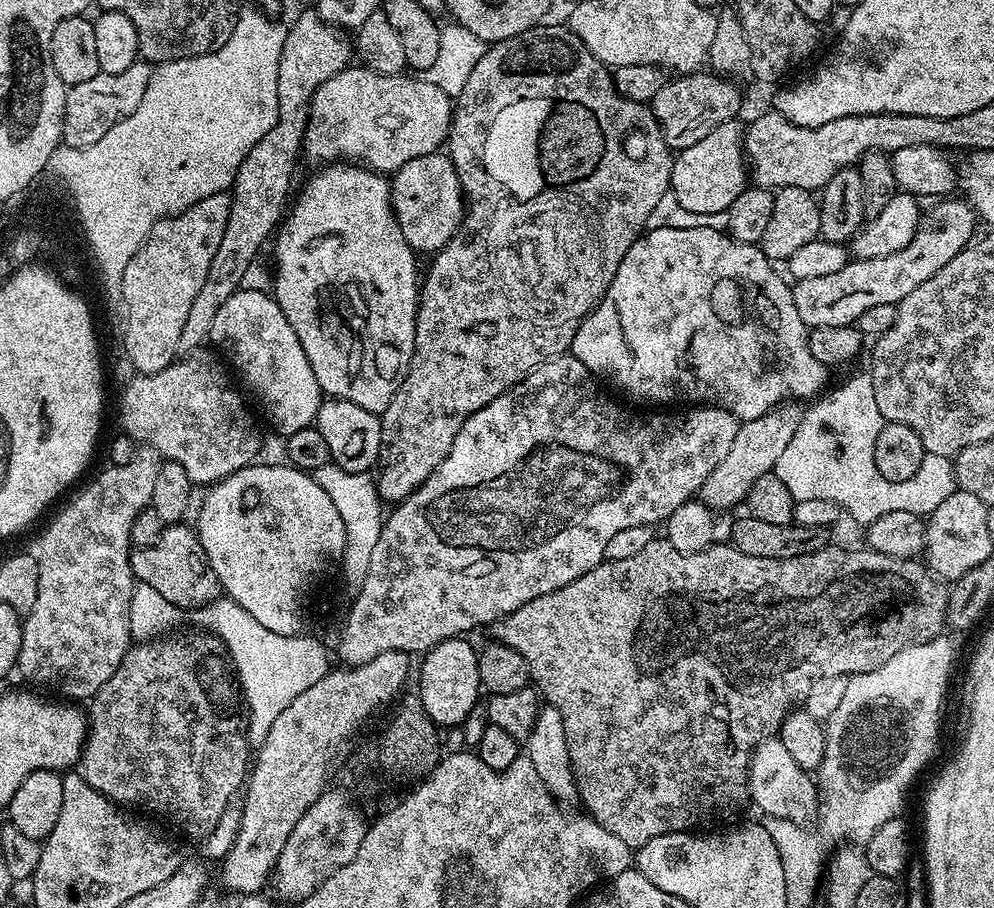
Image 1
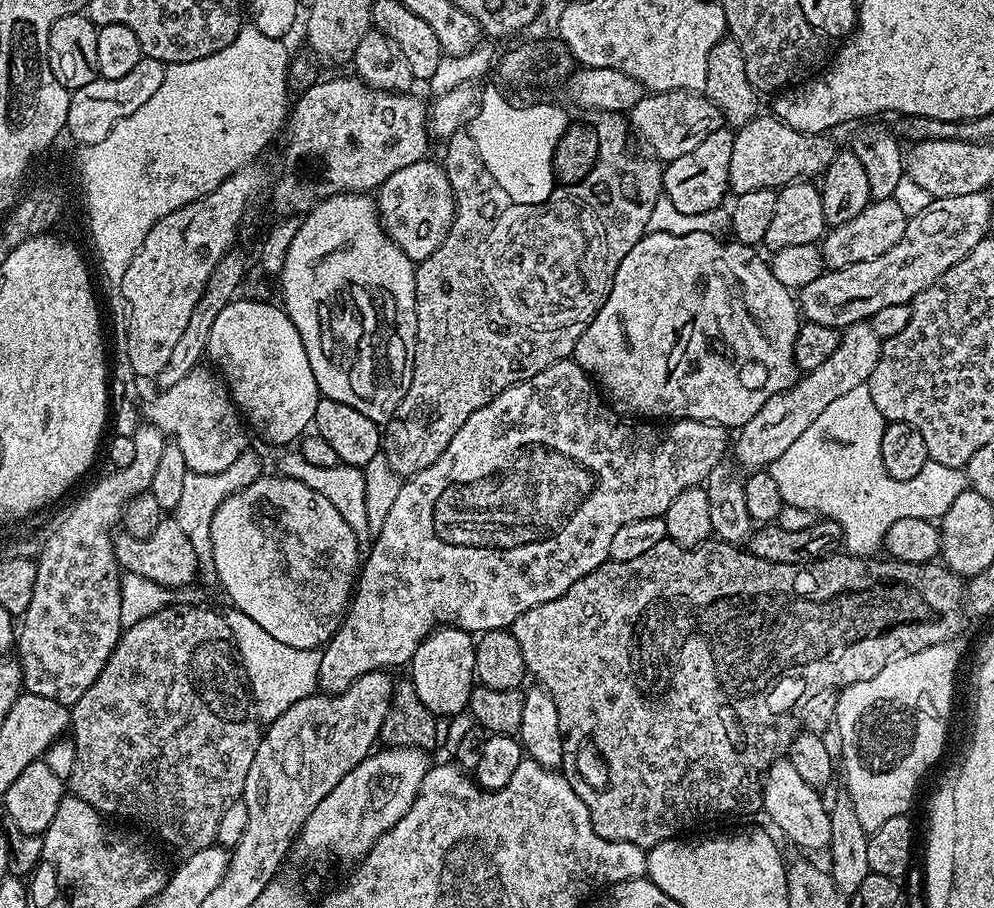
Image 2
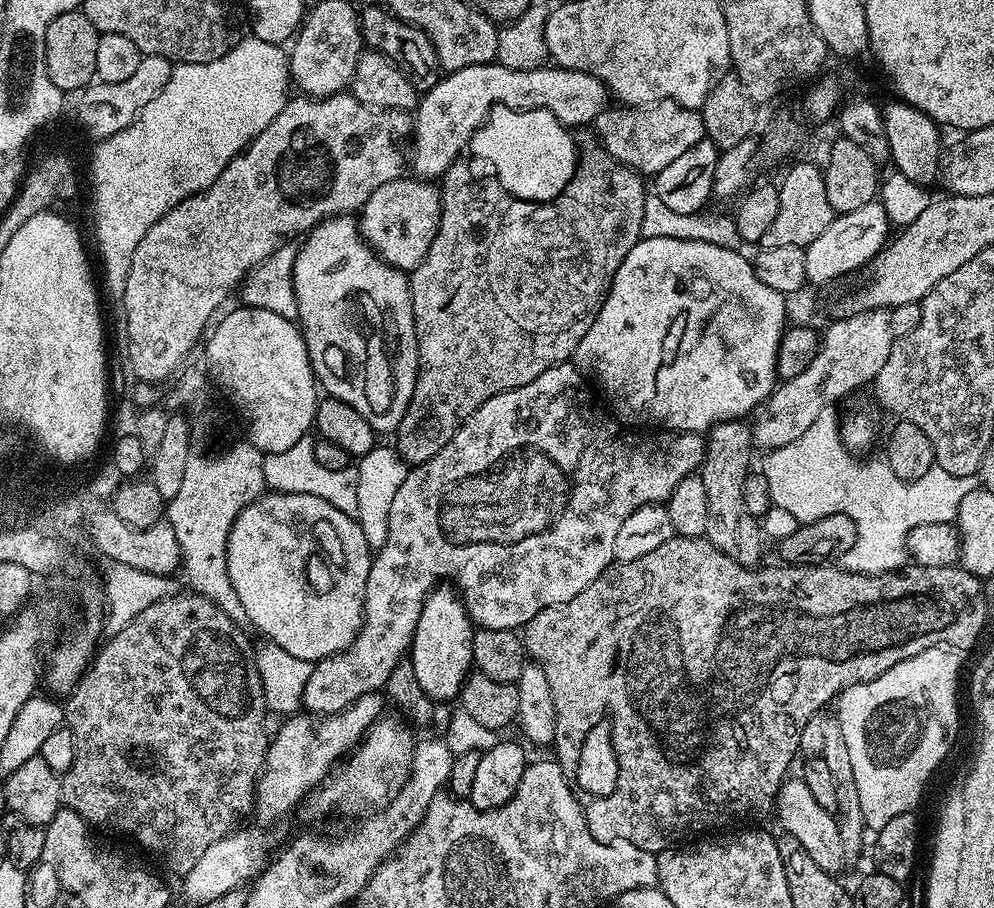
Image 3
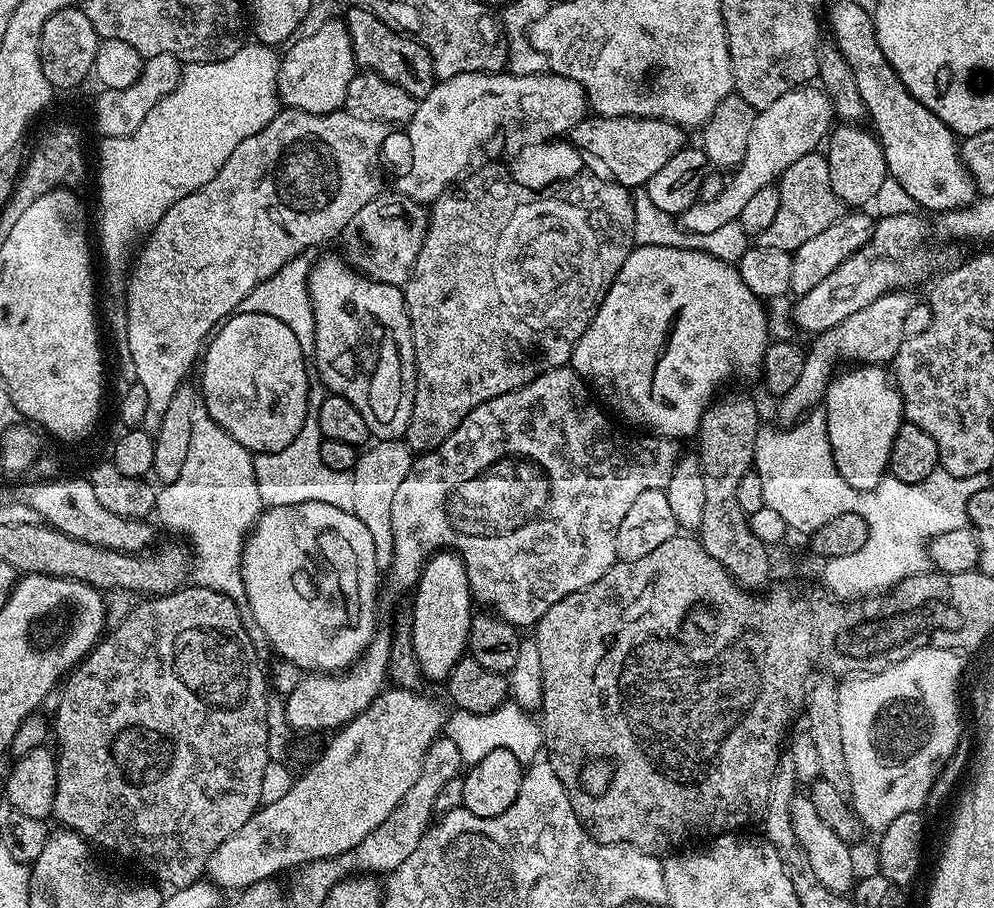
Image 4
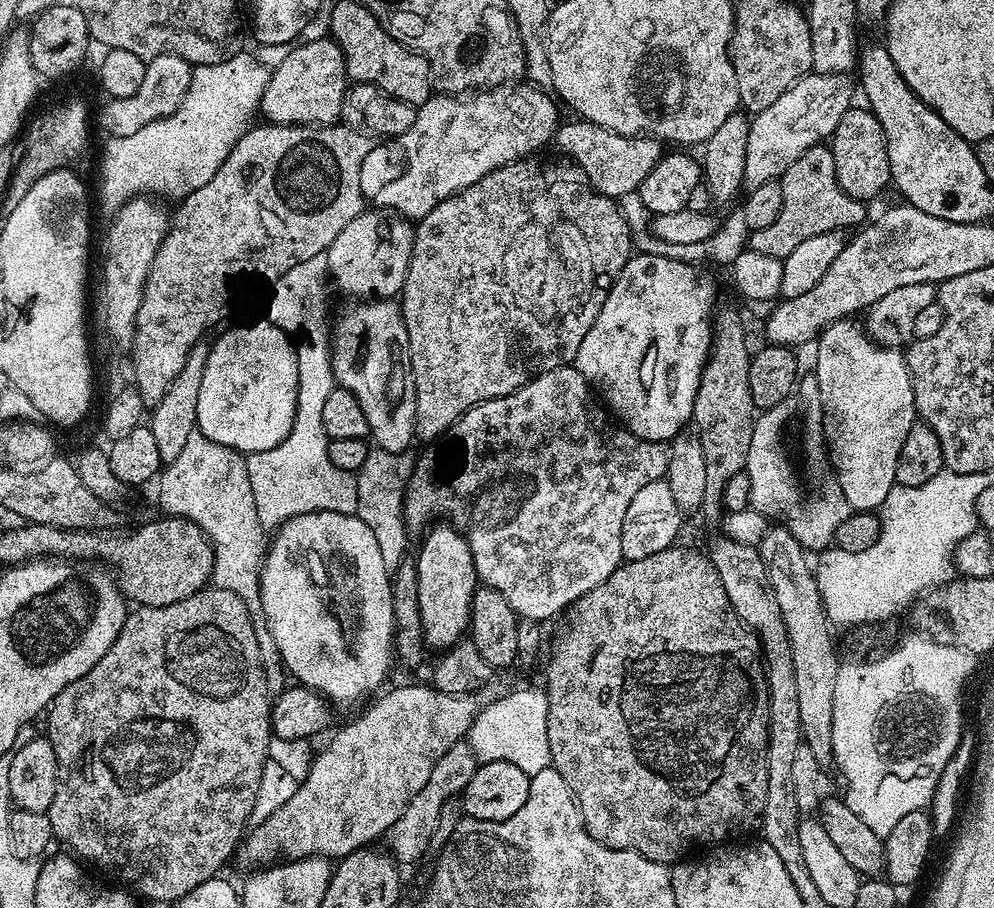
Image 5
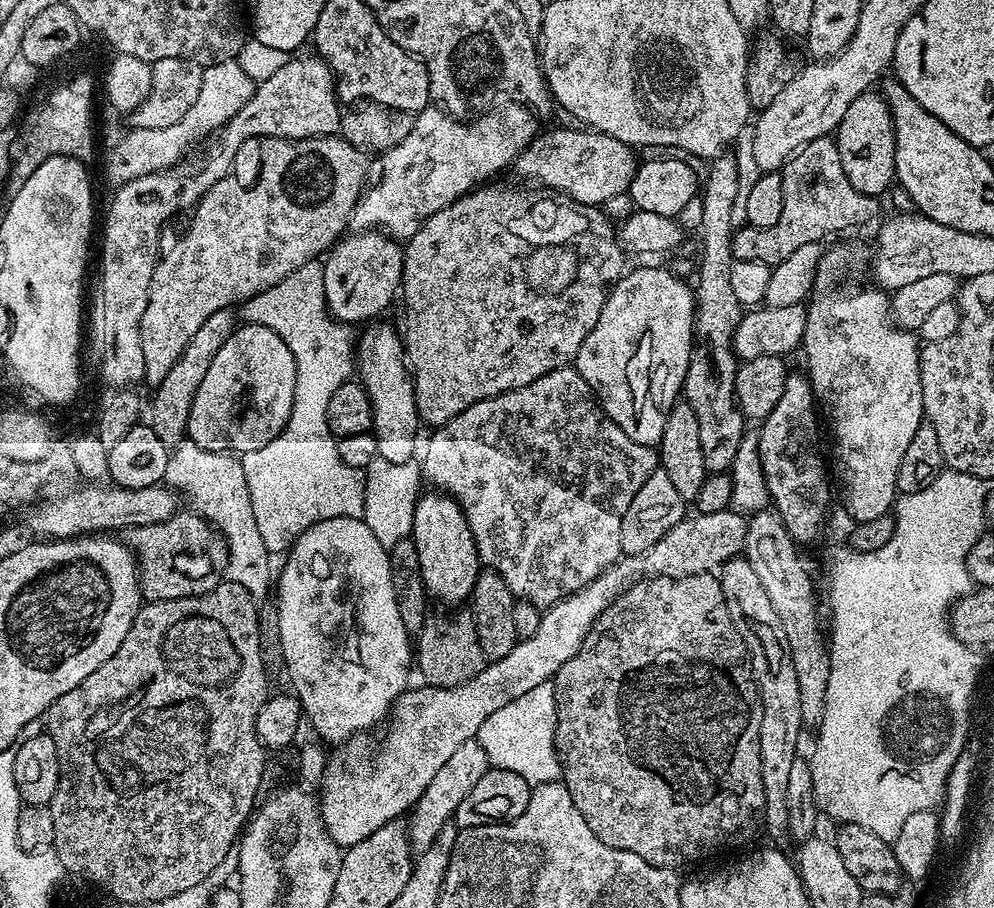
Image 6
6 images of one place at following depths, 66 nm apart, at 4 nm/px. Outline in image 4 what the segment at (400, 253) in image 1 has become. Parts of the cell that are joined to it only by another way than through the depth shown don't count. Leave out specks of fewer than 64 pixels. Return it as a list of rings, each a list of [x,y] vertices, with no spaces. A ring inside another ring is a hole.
[[[343,255],[340,256],[316,256],[310,274],[308,275],[308,293],[312,299],[312,309],[316,319],[316,368],[324,379],[327,391],[333,396],[346,398],[366,418],[366,426],[373,437],[379,438],[384,429],[384,424],[408,424],[410,422],[410,410],[414,410],[414,390],[416,389],[416,355],[414,354],[414,342],[412,341],[412,327],[406,310],[403,291],[394,284],[380,284],[371,280],[369,276],[361,274],[353,265],[349,264]]]

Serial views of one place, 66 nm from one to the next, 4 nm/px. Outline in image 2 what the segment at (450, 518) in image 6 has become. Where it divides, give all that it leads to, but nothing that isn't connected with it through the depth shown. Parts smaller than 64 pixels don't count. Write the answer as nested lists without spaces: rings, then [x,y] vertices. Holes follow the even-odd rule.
[[[440,626],[433,630],[418,646],[418,650],[414,650],[410,661],[410,679],[414,690],[418,690],[418,698],[422,698],[422,706],[429,708],[438,718],[461,715],[467,709],[476,680],[475,653],[473,633],[451,626]]]

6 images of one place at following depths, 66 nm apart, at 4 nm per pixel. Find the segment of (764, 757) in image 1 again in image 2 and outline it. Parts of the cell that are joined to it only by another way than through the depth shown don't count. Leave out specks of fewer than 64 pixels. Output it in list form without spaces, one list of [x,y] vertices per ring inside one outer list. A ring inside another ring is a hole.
[[[787,758],[775,760],[764,773],[764,807],[763,815],[768,815],[772,819],[771,827],[775,829],[781,837],[789,836],[800,848],[809,848],[816,852],[827,849],[830,842],[830,818],[828,817],[830,808],[821,793],[810,782],[806,782],[794,766],[790,766]]]

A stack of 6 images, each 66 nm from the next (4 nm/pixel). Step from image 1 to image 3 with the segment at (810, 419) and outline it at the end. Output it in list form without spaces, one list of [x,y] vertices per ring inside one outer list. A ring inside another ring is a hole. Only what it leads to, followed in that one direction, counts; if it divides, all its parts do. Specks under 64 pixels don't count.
[[[831,407],[822,410],[814,423],[802,435],[790,442],[790,446],[771,449],[762,465],[762,471],[770,486],[770,498],[773,505],[789,511],[800,523],[820,520],[830,514],[846,514],[857,527],[857,541],[853,548],[842,557],[842,567],[845,572],[893,572],[906,563],[906,547],[910,530],[914,526],[926,526],[934,522],[952,524],[958,514],[958,506],[962,506],[962,498],[970,494],[978,486],[976,476],[955,476],[946,474],[946,470],[932,467],[917,480],[900,480],[890,470],[887,459],[868,460],[859,464],[857,457],[845,448],[840,438],[841,417],[834,414]]]

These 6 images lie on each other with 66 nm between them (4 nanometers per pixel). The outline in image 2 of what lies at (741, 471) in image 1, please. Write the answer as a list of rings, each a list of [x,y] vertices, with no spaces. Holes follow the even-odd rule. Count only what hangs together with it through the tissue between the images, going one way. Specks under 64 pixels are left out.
[[[861,322],[843,329],[838,350],[834,350],[834,354],[830,358],[826,358],[826,362],[822,362],[822,366],[803,373],[793,388],[771,396],[762,406],[762,410],[758,410],[758,414],[754,414],[754,418],[750,418],[750,422],[746,422],[744,427],[739,429],[737,436],[740,437],[737,440],[735,437],[734,440],[737,462],[742,467],[748,468],[747,470],[764,470],[775,460],[782,458],[783,452],[802,435],[802,430],[806,430],[806,426],[810,426],[810,422],[814,422],[814,418],[818,418],[818,414],[822,414],[822,410],[826,410],[826,406],[830,406],[830,402],[834,402],[834,398],[842,398],[842,394],[854,390],[854,386],[867,384],[870,374],[874,374],[874,366],[878,366],[881,343],[878,334],[874,334],[871,323]]]

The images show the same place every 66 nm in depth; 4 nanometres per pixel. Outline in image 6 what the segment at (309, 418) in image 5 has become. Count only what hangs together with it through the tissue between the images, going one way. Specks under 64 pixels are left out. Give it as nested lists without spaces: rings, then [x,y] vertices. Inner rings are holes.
[[[319,259],[298,266],[298,270],[282,278],[282,282],[243,301],[238,316],[241,321],[274,330],[274,334],[290,346],[296,363],[294,402],[286,426],[258,450],[250,450],[239,457],[266,550],[284,554],[310,526],[326,518],[359,520],[363,514],[365,473],[346,466],[346,462],[338,458],[337,437],[326,422],[330,397],[338,386],[348,381],[344,372],[350,377],[354,372],[348,367],[348,326],[328,314],[324,265]]]

